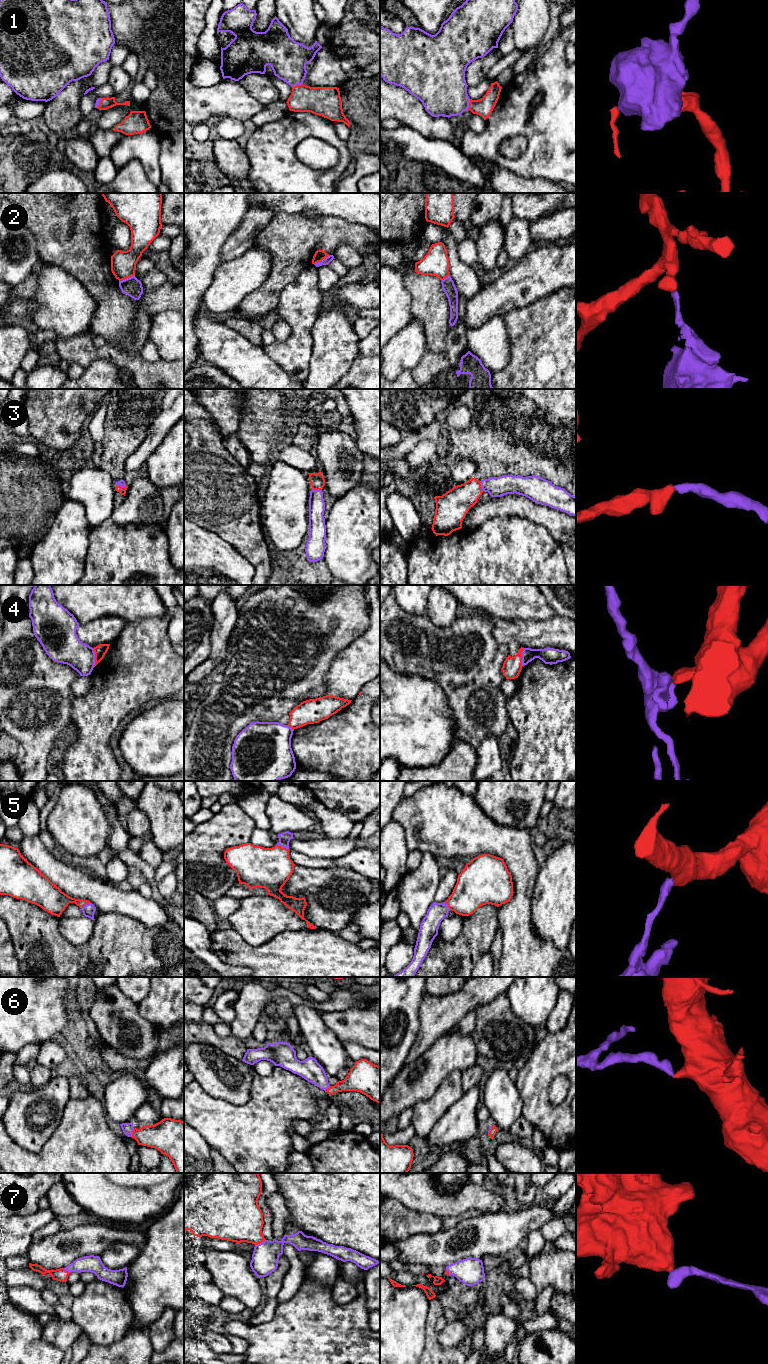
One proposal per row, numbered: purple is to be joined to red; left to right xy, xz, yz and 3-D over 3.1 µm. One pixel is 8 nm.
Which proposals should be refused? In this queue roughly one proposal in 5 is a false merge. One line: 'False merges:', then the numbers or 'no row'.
False merges: 2, 4

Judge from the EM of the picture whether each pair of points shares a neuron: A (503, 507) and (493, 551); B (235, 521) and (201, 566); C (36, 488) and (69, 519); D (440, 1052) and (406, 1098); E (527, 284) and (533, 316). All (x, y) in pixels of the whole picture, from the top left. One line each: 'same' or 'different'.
A: different
B: different
C: different
D: same
E: different

